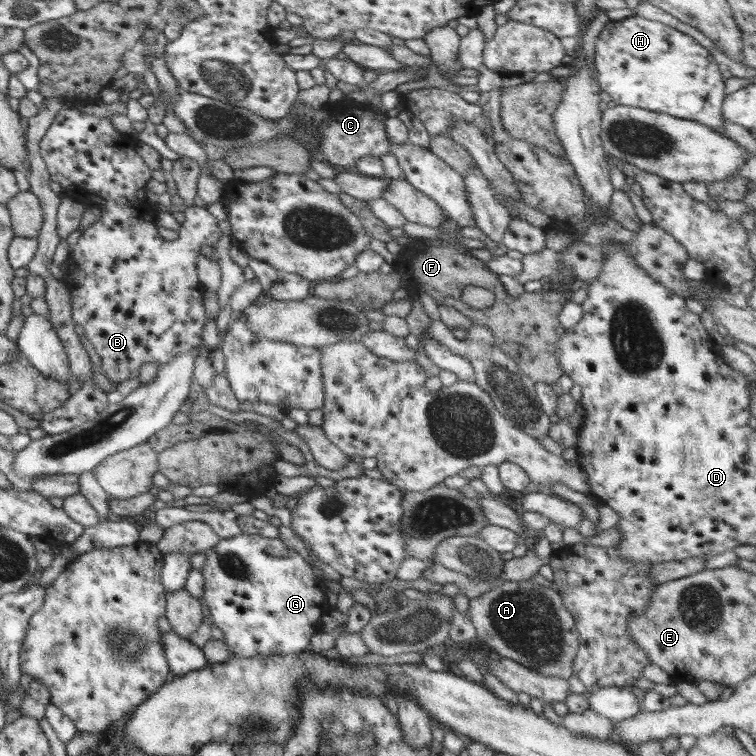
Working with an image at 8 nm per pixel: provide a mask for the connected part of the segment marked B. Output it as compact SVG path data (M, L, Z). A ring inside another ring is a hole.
M80 108L60 109L48 131L38 144L38 152L46 164L52 182L58 182L66 197L80 201L86 207L101 208L101 217L82 231L71 251L76 270L68 274L65 285L71 294L71 315L83 326L84 336L100 356L106 377L114 384L139 376L142 365L148 362L166 364L174 356L190 352L202 343L202 328L206 310L203 298L205 286L198 279L198 253L204 246L215 246L222 235L218 220L207 208L187 206L181 216L179 237L164 240L155 222L144 222L144 204L137 198L137 190L146 187L151 170L136 152L136 137L118 133L106 117L88 115Z

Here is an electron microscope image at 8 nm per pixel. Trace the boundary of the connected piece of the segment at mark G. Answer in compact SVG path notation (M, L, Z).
M257 533L219 538L216 546L206 554L206 563L201 568L203 600L210 609L211 621L223 632L223 641L230 652L250 658L307 650L310 638L321 630L321 617L330 610L326 587L310 567L280 539L265 538Z

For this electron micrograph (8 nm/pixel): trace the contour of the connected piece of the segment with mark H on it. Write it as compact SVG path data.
M632 16L620 21L610 20L595 43L595 65L598 71L596 80L601 91L609 94L617 105L635 106L673 117L682 117L708 126L711 130L726 136L721 128L725 79L714 56L694 38L666 24Z

